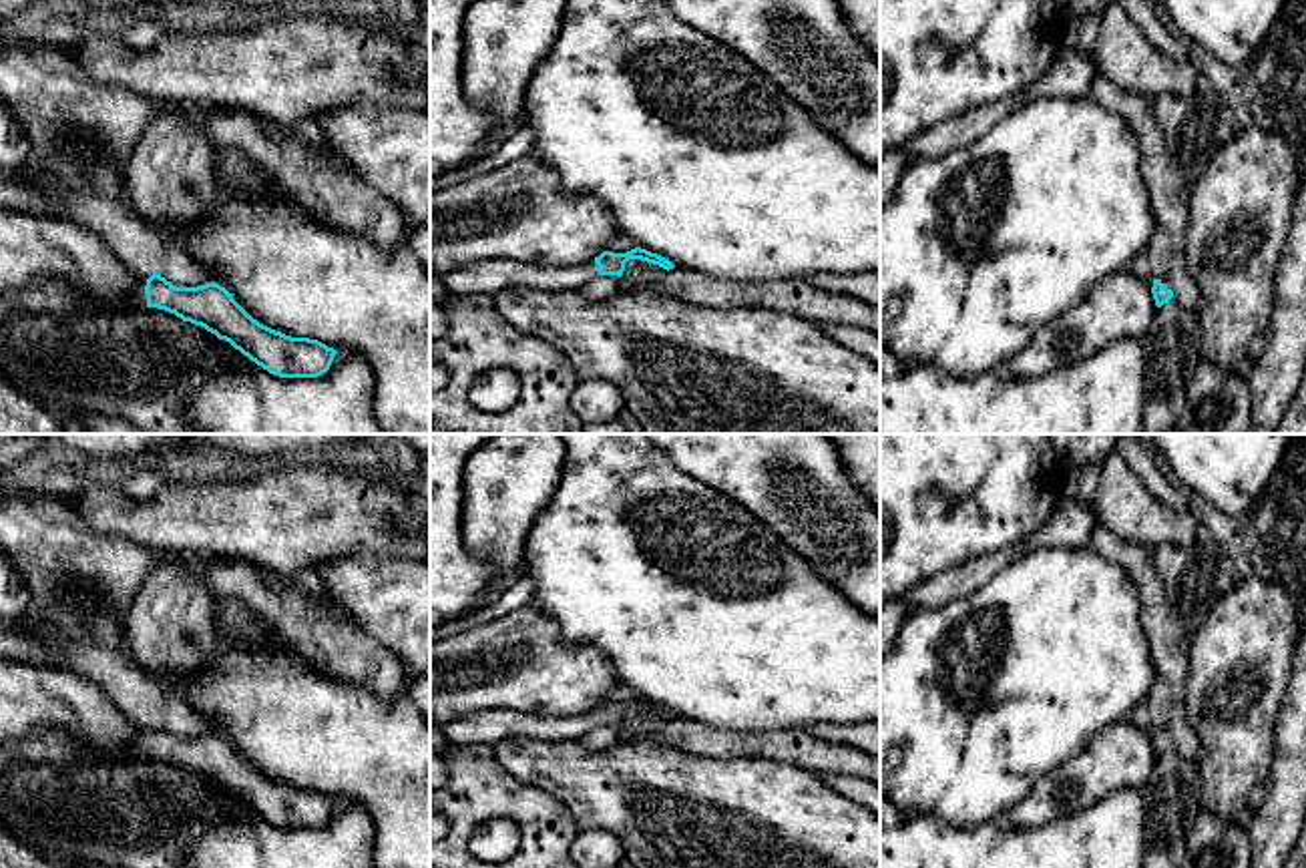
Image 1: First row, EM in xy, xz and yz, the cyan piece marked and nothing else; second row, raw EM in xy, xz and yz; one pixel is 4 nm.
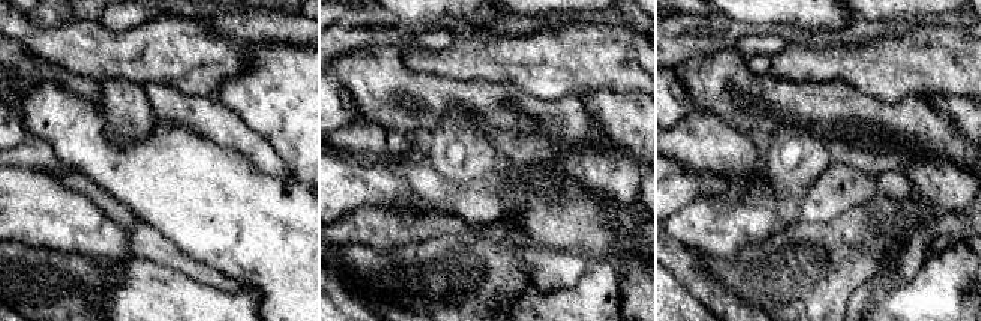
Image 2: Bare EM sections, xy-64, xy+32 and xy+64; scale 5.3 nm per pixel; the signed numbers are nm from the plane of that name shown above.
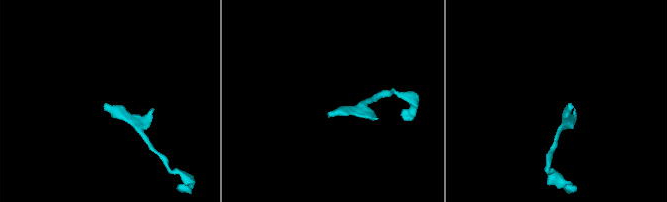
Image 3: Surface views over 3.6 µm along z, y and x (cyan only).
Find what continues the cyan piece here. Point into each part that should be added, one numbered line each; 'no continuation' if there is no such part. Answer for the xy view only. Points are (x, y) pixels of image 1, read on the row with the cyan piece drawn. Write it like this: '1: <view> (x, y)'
1: xy (139, 298)

